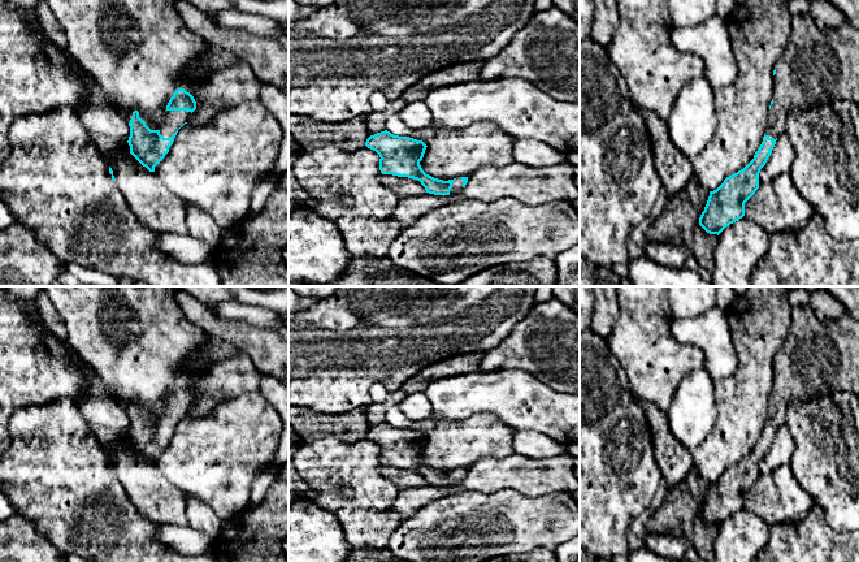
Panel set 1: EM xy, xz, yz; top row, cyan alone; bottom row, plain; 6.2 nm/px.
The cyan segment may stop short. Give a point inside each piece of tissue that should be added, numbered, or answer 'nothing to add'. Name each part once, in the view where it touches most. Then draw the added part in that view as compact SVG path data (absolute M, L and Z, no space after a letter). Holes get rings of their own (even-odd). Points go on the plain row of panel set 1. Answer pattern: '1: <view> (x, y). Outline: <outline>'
1: xy (173, 411). Outline: M166 402L165 411L159 419L164 429L172 428L185 414L187 414L191 403L188 402Z

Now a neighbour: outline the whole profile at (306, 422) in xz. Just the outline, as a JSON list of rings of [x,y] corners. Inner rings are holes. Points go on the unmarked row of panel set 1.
[[[288,406],[288,425],[291,425],[301,437],[312,437],[316,433],[366,433],[370,428],[366,420],[365,407],[340,415],[327,415],[311,408]]]

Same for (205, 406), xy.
[[[204,395],[201,399],[195,401],[187,411],[187,415],[195,418],[204,418],[214,412],[216,407],[221,403],[216,395]]]

